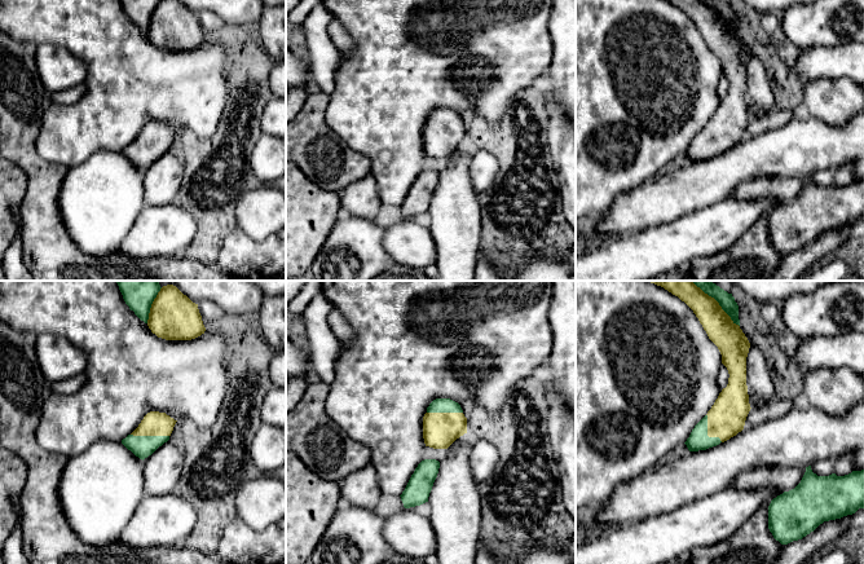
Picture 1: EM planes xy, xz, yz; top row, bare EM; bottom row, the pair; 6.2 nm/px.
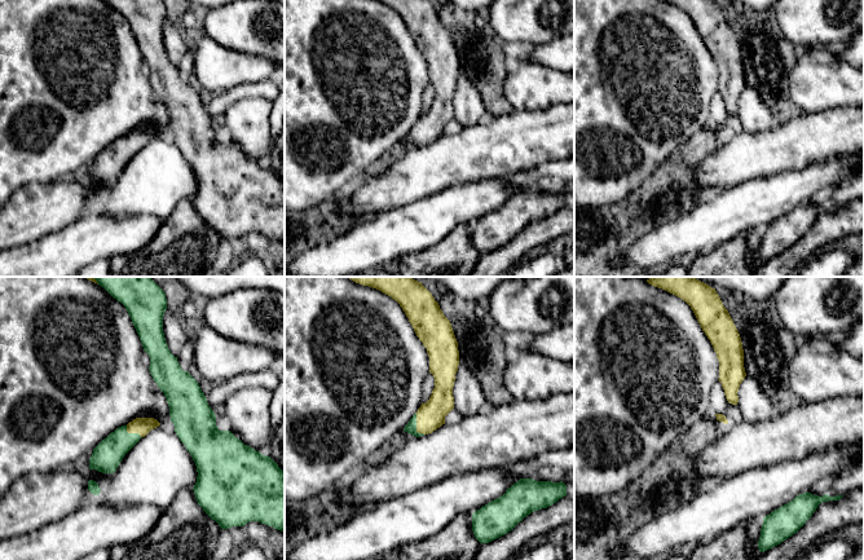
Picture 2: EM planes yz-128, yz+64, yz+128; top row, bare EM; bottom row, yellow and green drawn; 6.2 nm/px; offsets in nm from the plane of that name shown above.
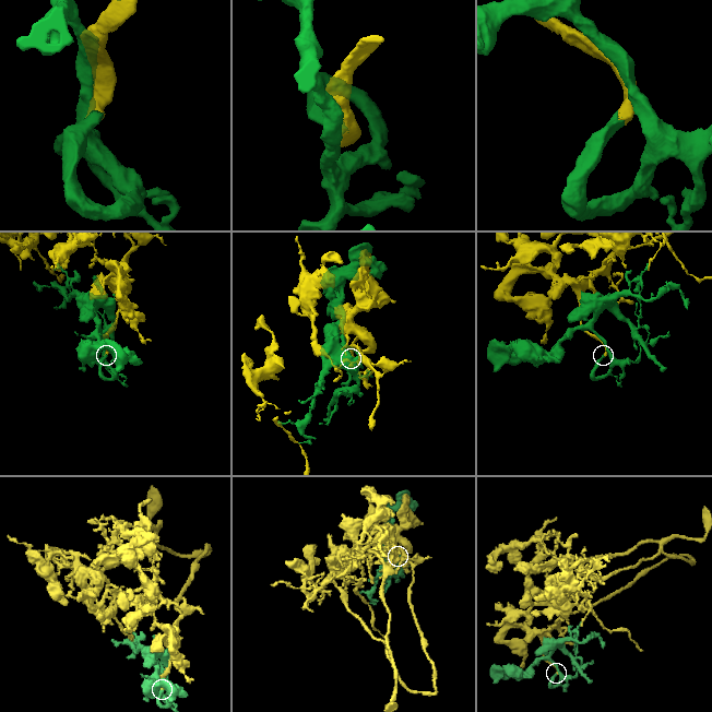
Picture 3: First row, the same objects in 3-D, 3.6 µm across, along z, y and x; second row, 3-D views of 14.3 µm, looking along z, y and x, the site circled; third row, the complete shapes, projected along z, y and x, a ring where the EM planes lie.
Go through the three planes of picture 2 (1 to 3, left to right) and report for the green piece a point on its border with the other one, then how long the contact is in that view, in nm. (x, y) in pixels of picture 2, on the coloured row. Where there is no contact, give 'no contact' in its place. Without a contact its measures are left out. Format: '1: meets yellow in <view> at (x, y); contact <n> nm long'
1: meets yellow in yz-128 at (132, 432); contact 120 nm long
2: meets yellow in yz+64 at (417, 426); contact 150 nm long
3: no contact

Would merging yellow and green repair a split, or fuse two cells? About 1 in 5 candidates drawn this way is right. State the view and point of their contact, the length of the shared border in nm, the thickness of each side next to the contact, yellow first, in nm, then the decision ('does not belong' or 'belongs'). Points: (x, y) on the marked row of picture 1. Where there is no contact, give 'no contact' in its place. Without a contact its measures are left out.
yz (717, 302) | 420 nm | 190/100 nm | belongs

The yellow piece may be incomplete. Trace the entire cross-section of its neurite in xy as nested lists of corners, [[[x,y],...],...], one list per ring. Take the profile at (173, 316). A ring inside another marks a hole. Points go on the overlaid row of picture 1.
[[[116,281],[125,304],[144,321],[153,334],[166,340],[191,340],[204,334],[198,309],[176,286],[160,286],[158,281]]]

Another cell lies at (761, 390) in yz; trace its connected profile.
[[[753,344],[746,357],[746,385],[751,409],[763,409],[776,400],[766,358],[762,351]]]

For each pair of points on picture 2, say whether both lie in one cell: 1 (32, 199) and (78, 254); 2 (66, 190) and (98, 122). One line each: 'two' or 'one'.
1: two
2: two

